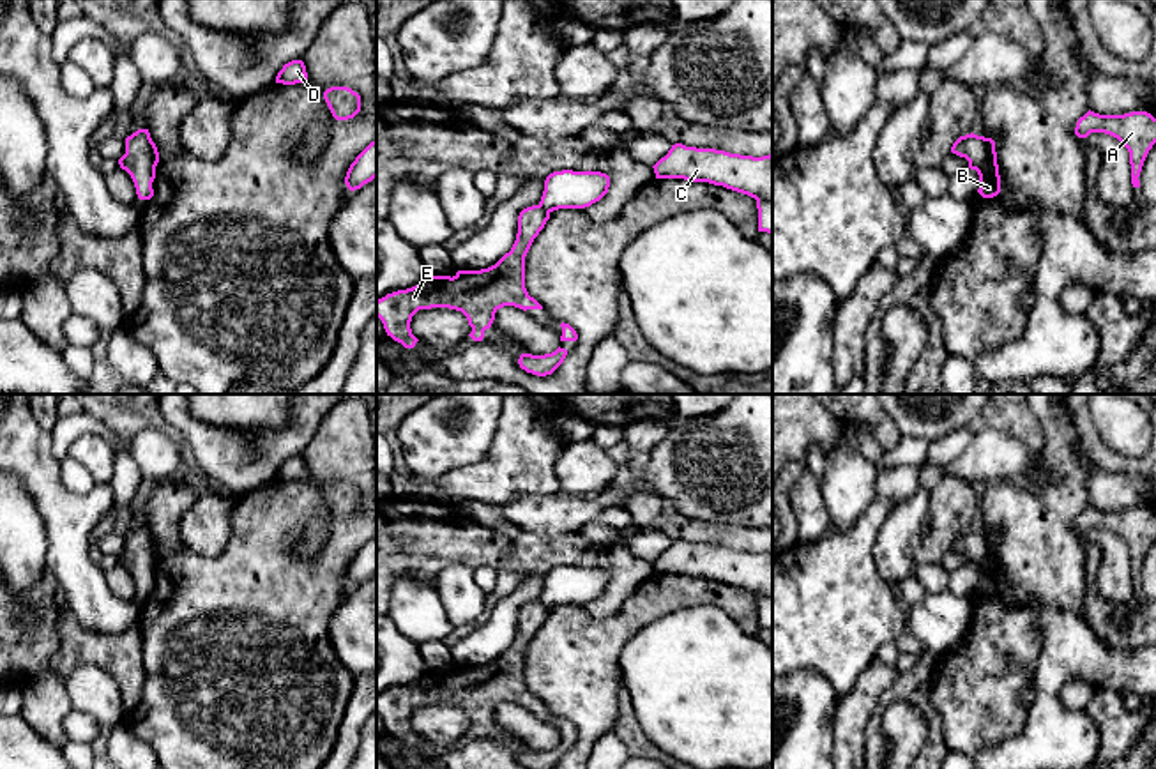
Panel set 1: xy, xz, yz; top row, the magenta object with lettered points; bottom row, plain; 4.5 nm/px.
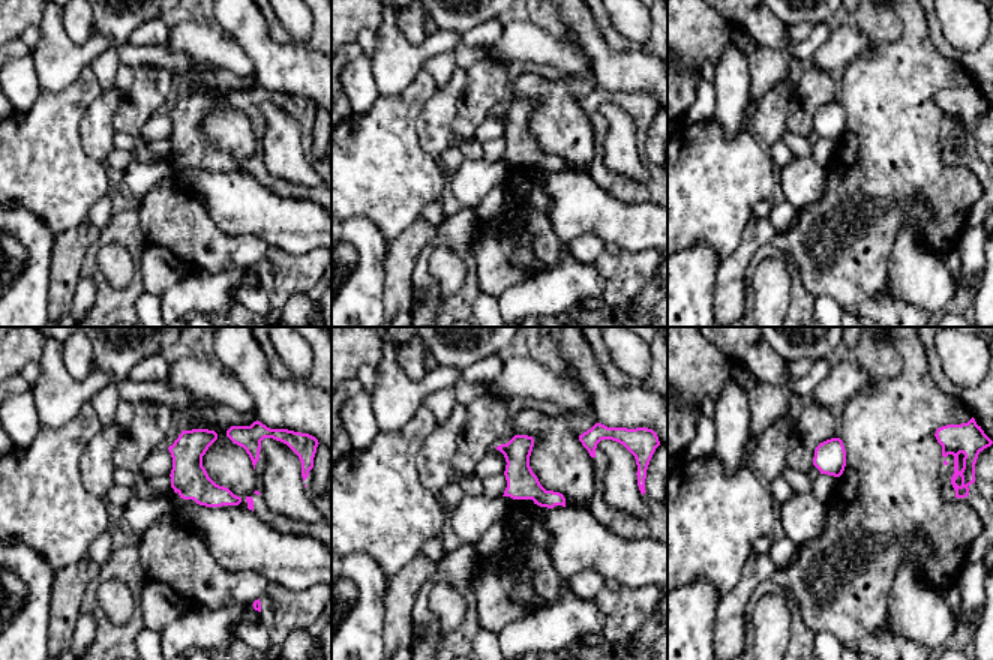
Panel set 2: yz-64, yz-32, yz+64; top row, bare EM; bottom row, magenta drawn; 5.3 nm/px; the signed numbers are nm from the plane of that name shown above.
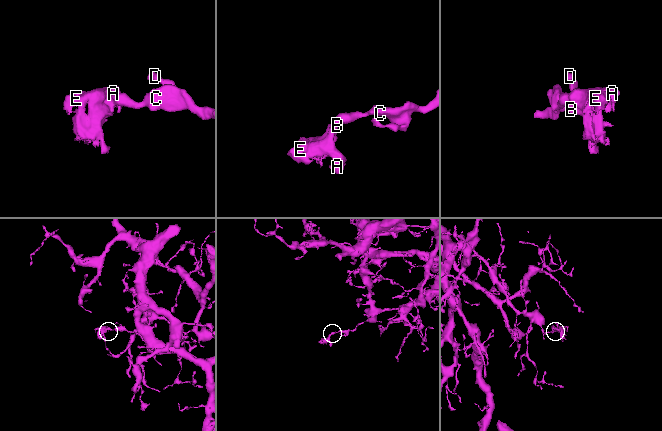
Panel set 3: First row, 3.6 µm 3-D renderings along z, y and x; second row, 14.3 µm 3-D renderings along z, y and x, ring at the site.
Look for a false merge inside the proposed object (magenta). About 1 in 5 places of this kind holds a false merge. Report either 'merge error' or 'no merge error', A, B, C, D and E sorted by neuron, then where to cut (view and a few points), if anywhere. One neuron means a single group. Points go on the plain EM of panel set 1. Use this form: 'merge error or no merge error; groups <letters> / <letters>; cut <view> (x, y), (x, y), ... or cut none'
merge error; groups A B E / C D; cut yz (983, 532), (983, 559), (976, 566)

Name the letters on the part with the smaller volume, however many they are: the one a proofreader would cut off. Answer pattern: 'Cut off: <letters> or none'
Cut off: A, B, E

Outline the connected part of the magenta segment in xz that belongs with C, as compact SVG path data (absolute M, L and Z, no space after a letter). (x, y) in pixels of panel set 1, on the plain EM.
M675 539L652 564L656 575L709 578L755 594L758 628L772 631L772 550L753 553Z

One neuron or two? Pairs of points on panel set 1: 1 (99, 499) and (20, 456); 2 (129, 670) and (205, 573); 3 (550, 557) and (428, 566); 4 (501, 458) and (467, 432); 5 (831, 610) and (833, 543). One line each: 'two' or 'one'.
1: one
2: two
3: one
4: two
5: one

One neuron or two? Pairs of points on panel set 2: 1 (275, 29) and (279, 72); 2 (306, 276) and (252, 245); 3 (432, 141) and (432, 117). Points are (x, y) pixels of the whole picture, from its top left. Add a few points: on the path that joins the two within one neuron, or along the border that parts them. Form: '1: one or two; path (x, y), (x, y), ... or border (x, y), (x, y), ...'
1: two; border (261, 15), (276, 42), (293, 42)
2: two; border (270, 246), (258, 261)
3: one; path (432, 135), (432, 123)

